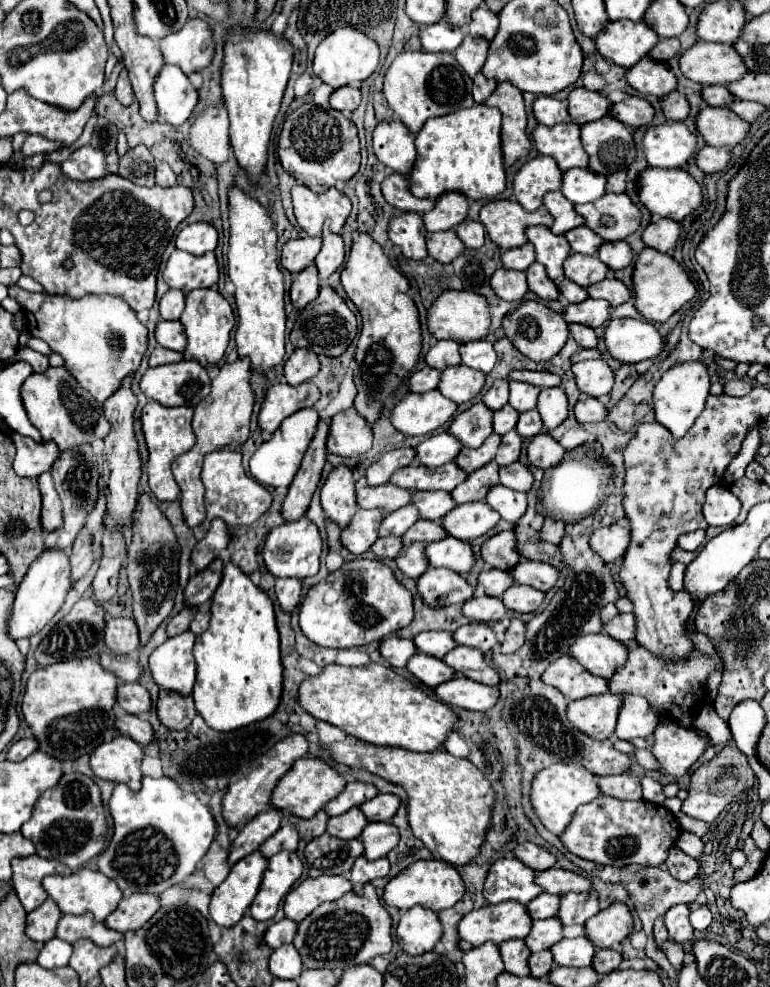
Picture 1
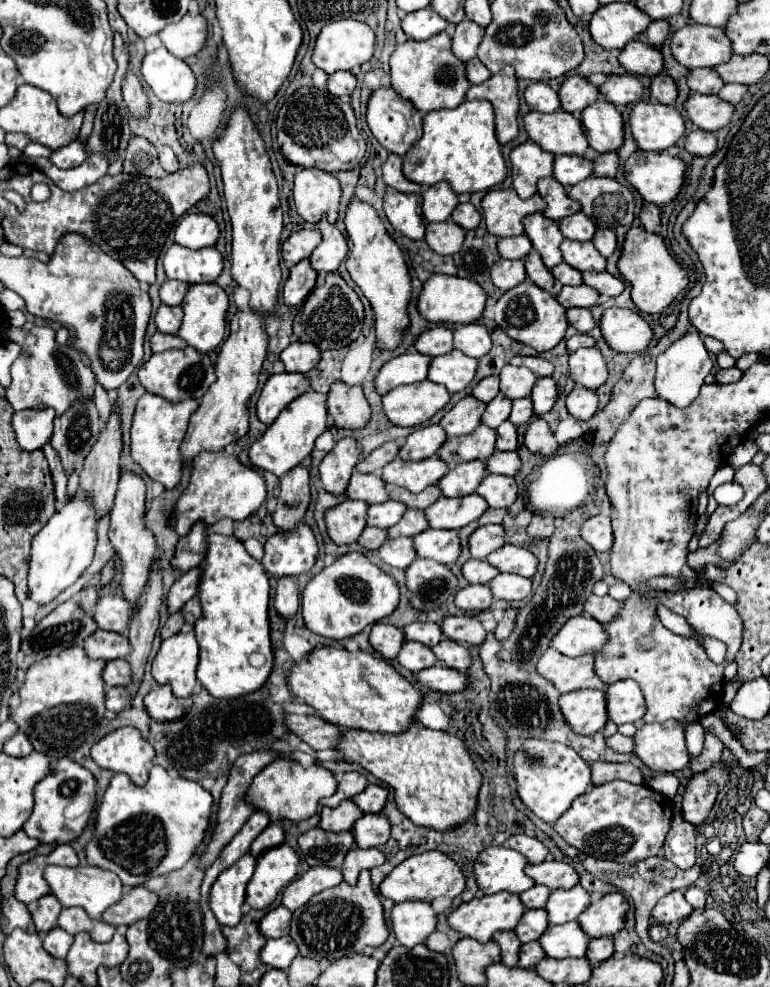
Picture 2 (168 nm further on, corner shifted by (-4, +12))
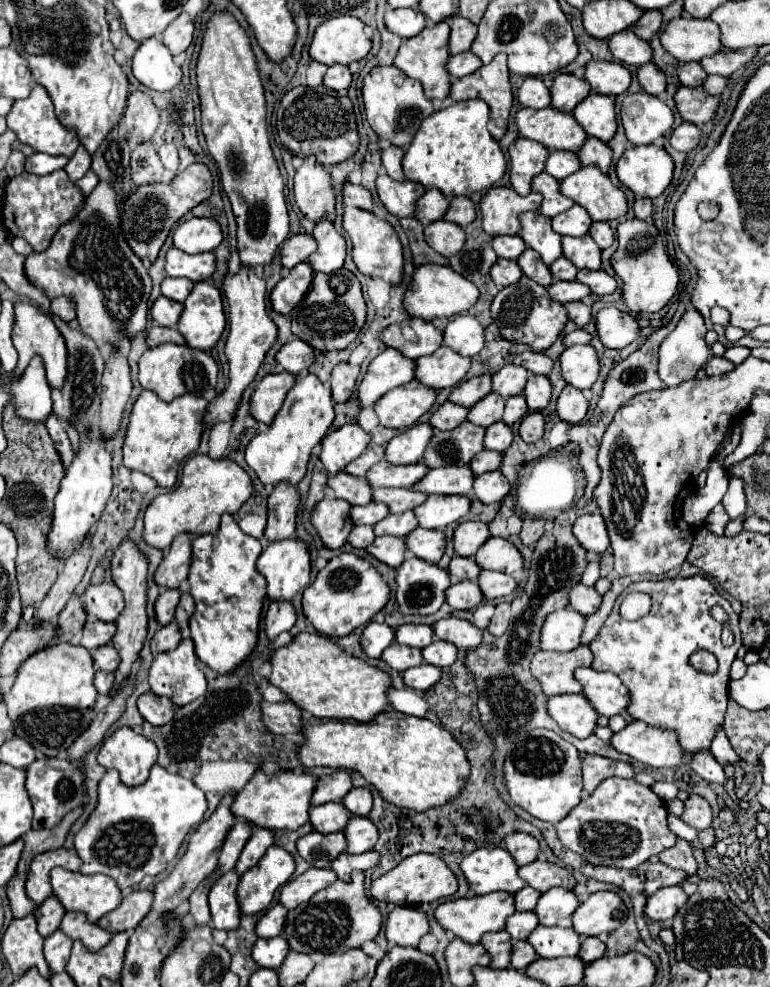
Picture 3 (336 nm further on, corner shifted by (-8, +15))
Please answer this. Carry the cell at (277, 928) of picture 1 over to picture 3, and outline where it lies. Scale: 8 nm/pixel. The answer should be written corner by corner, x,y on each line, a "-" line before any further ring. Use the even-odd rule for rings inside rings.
278,903
272,909
268,909
260,921
256,923
256,935
262,939
272,939
278,937
284,931
284,921
286,921
286,909

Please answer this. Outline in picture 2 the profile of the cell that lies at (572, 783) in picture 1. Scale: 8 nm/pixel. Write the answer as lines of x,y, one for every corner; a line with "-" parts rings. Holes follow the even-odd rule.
526,740
524,748
520,752
516,752
514,756
514,778
516,778
516,786
518,786
518,794
522,798
522,802
544,822
554,824
572,804
574,798
578,798
580,794
584,794
590,786
590,766
568,746
564,744
556,744
556,742
544,742
544,740

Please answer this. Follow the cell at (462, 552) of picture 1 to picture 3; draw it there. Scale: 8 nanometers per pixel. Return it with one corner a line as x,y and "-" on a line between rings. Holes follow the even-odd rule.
420,527
410,531
404,537
404,541
406,541
408,553
430,563
436,563
442,557
444,543
446,543
442,531
430,531
430,529
420,529

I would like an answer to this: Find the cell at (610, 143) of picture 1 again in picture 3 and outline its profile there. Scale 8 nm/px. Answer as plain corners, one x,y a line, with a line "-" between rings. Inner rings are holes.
590,93
574,107
572,115
582,125
586,135
592,135
604,143
608,143
616,133
618,125
614,113
614,97

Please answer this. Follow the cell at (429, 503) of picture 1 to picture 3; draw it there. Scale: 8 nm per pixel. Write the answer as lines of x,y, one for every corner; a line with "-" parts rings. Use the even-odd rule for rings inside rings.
374,489
372,501
386,503
390,513
404,513
408,509
414,509
420,505
428,495
416,493
412,489

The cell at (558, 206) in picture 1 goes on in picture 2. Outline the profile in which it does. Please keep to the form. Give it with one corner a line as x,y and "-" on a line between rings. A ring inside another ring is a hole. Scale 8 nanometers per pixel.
542,178
538,182
538,194
546,200
546,210
544,214
556,222
560,222
562,218
580,212
580,204
576,204
576,200
572,200
564,186
556,180
556,178

